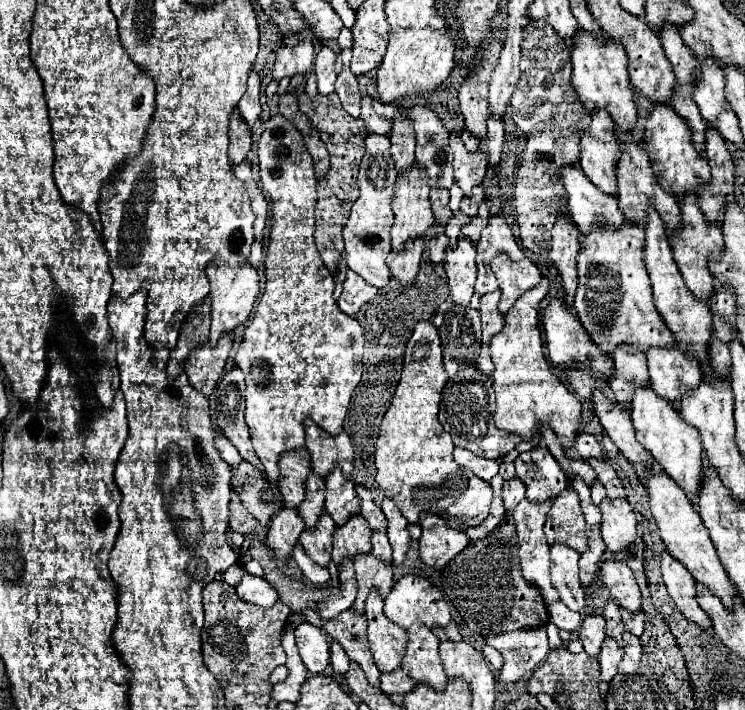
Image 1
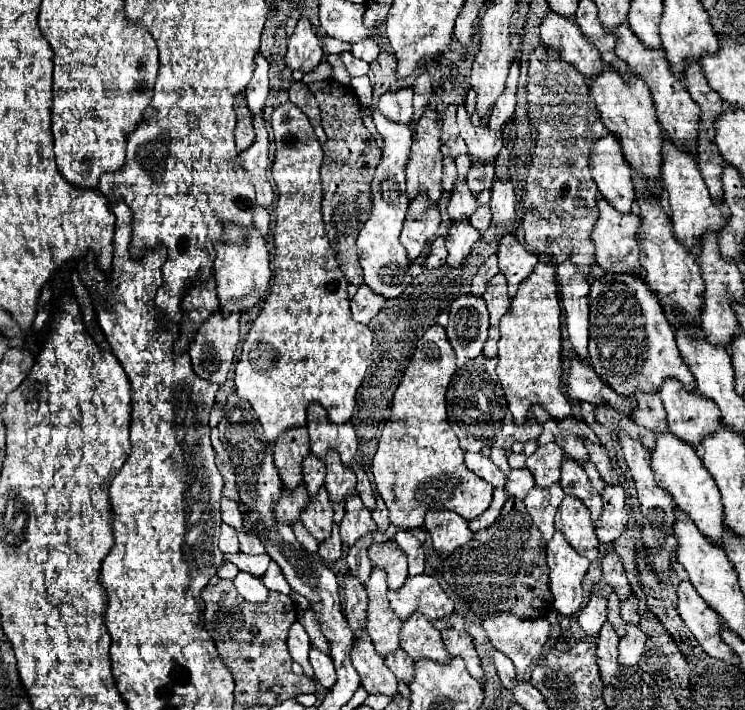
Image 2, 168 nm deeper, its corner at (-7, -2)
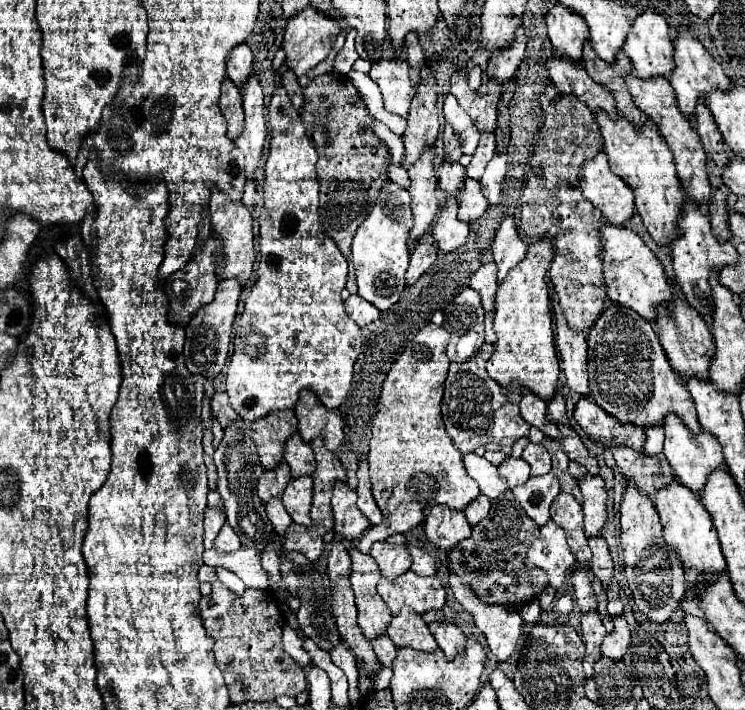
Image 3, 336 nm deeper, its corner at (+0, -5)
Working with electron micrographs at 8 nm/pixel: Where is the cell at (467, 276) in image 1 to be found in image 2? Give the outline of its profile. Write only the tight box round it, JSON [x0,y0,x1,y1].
[445,218,479,268]

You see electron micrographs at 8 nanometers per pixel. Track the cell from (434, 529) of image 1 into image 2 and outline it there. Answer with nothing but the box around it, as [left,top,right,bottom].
[425,510,473,554]

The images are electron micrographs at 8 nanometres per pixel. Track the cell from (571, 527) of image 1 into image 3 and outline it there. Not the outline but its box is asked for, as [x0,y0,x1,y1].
[550,493,592,565]

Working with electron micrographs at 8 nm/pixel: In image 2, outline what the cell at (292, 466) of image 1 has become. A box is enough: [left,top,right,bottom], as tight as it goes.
[273,427,309,488]

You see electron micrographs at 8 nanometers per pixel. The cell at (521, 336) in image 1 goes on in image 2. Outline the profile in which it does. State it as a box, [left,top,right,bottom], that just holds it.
[497,258,571,424]

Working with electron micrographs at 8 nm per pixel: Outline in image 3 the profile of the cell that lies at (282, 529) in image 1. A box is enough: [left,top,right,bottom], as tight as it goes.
[258,463,292,503]

